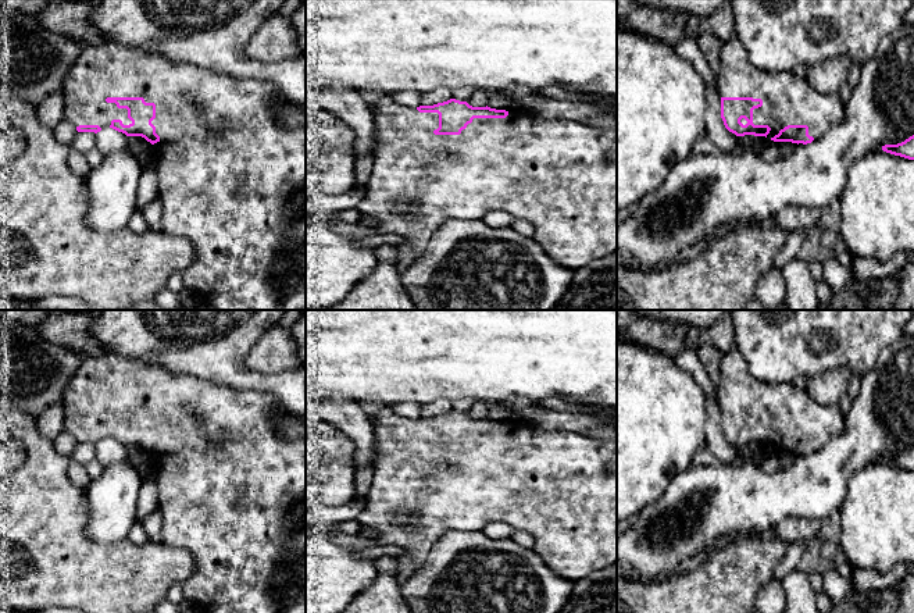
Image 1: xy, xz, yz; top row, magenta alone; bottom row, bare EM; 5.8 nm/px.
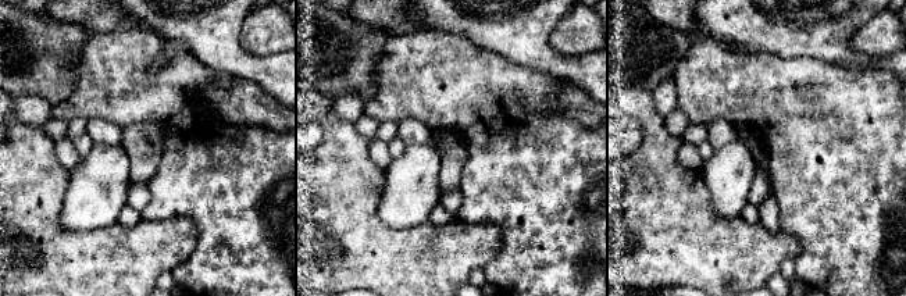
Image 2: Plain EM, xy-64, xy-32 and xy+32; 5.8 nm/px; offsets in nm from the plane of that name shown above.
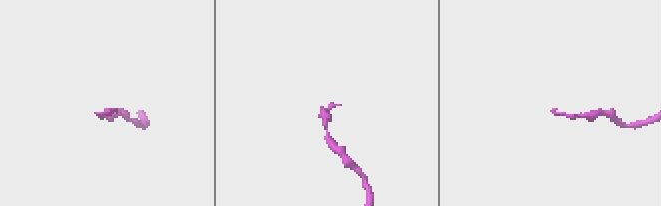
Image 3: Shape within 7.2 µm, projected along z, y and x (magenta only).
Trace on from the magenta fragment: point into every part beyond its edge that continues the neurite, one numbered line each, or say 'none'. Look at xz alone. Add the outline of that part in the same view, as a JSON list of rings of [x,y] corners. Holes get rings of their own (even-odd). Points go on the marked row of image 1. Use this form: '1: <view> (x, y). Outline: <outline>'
1: xz (560, 175). Outline: [[[379,95],[371,108],[376,131],[374,174],[365,183],[367,195],[356,209],[361,214],[376,220],[376,232],[379,235],[401,236],[404,243],[413,246],[415,257],[422,254],[432,234],[443,221],[450,218],[482,220],[490,210],[503,210],[515,220],[531,222],[535,227],[533,240],[543,247],[551,260],[572,271],[617,252],[617,129],[604,129],[576,121],[550,120],[515,111],[508,113],[506,118],[474,118],[460,135],[435,135],[433,131],[439,128],[438,113],[419,113],[415,107],[400,106],[393,101],[390,95]]]

